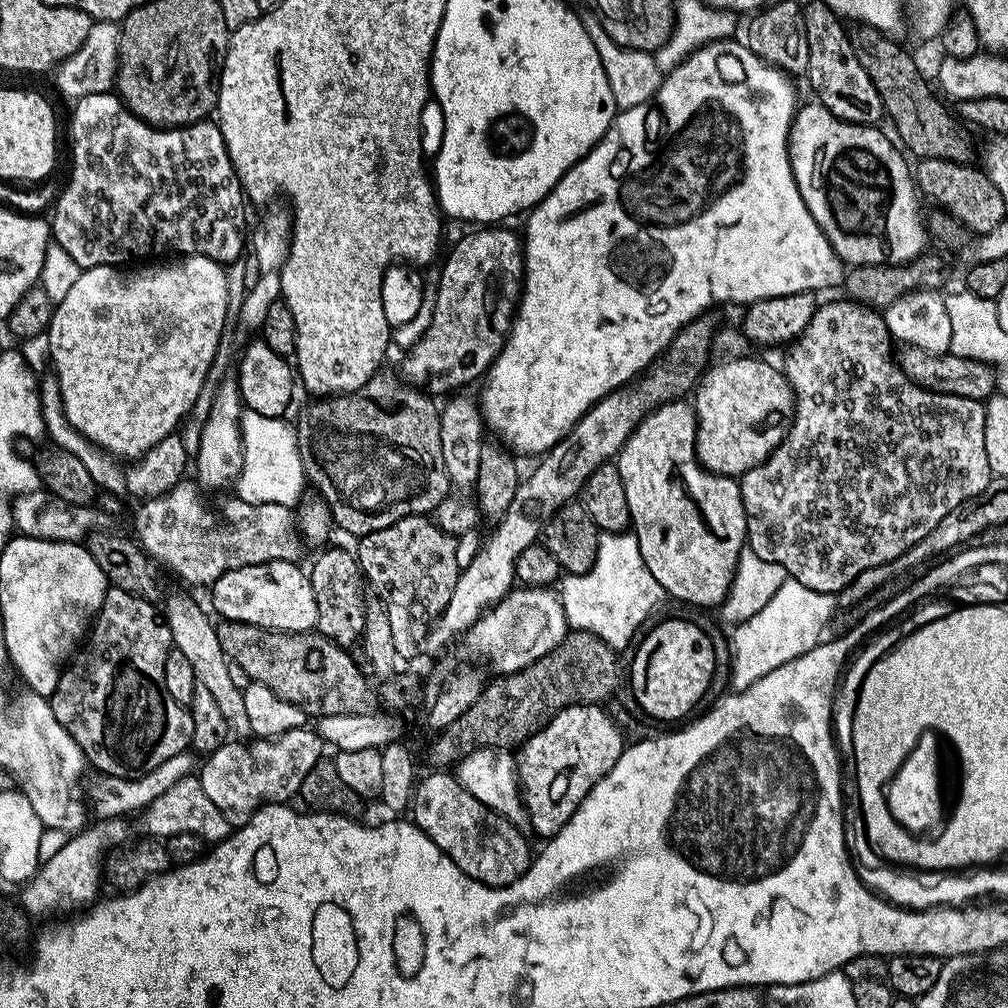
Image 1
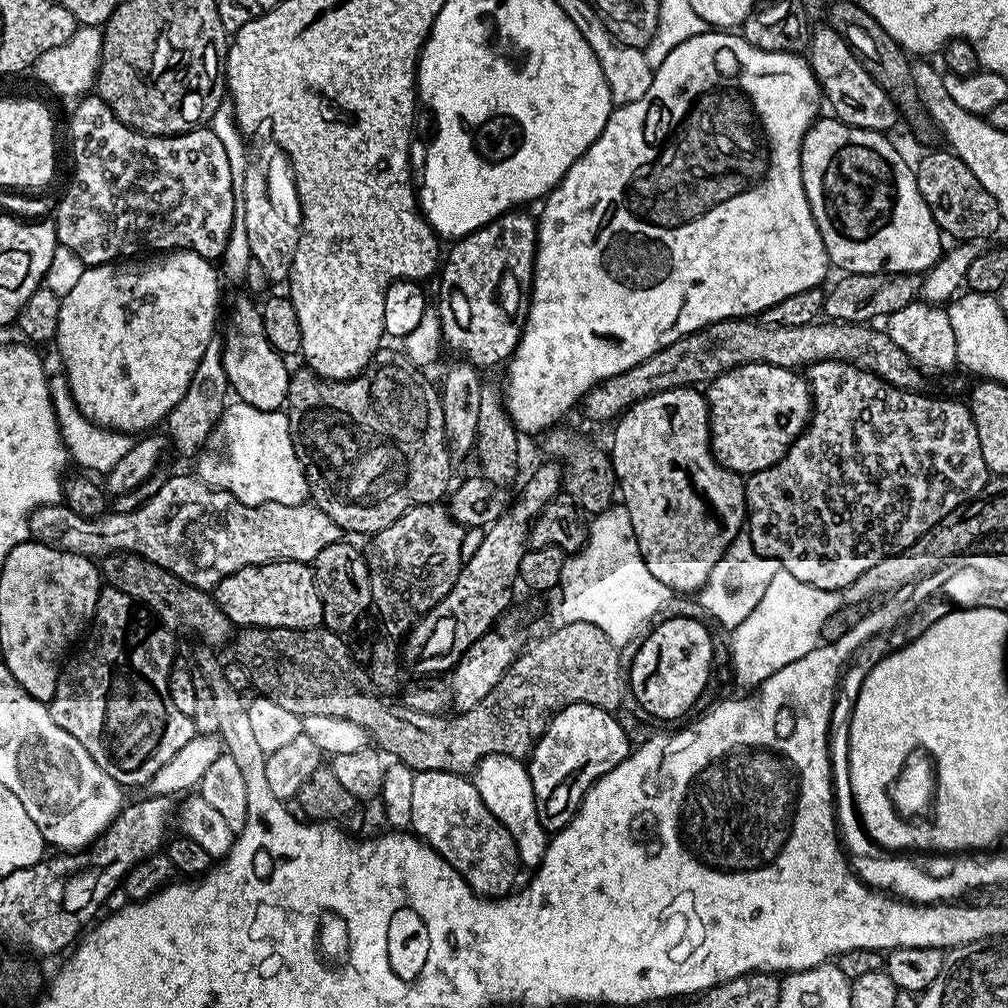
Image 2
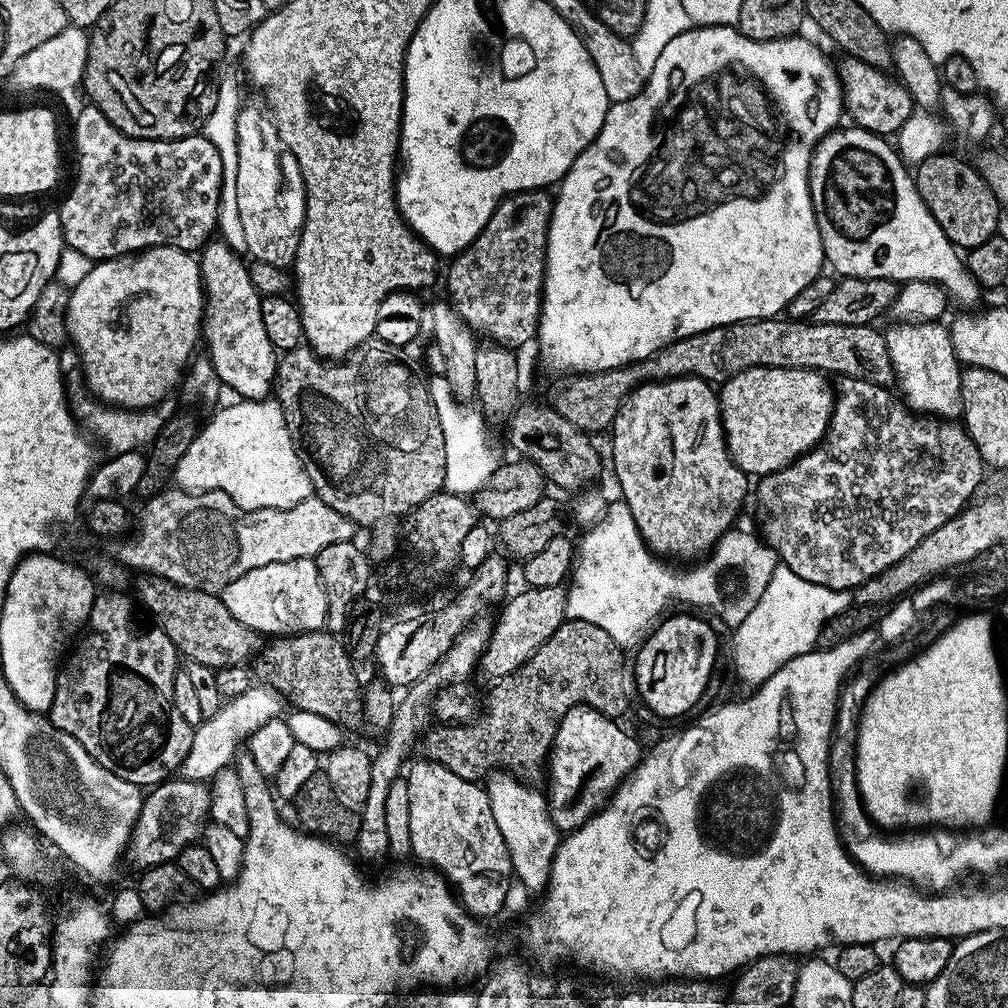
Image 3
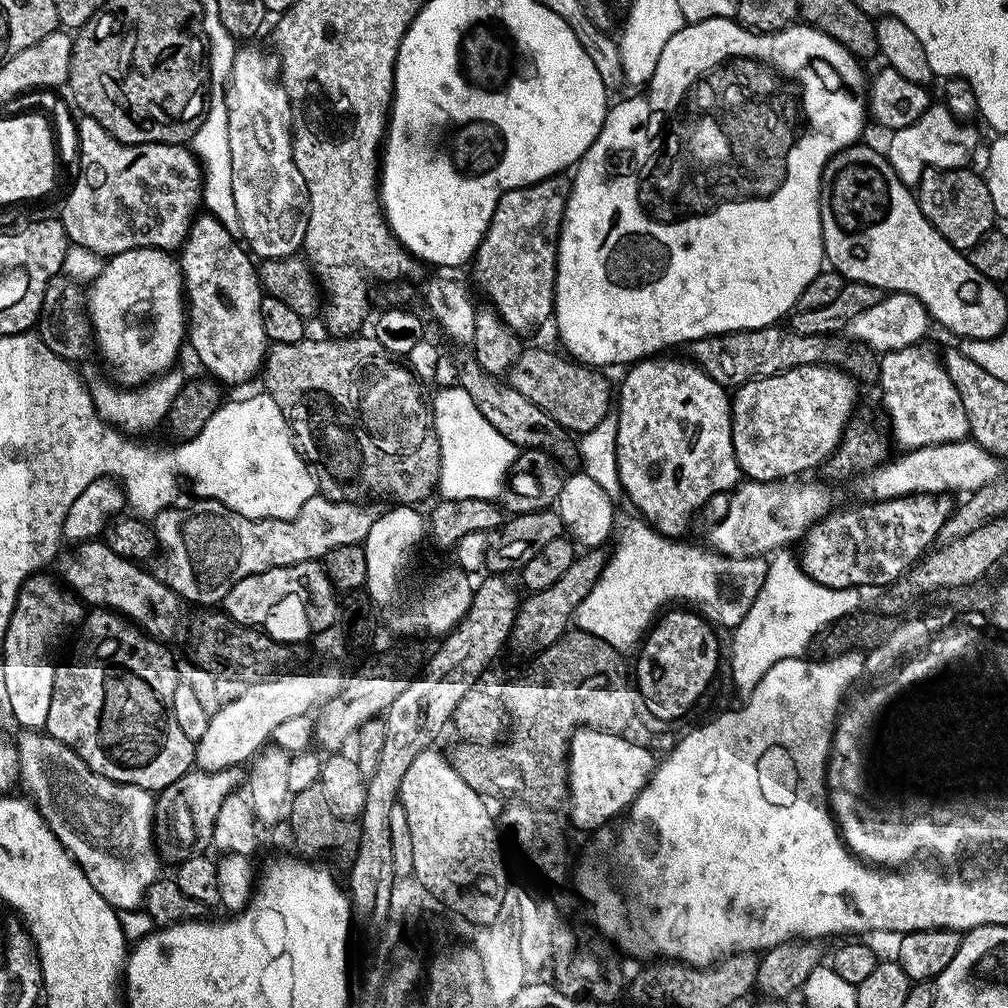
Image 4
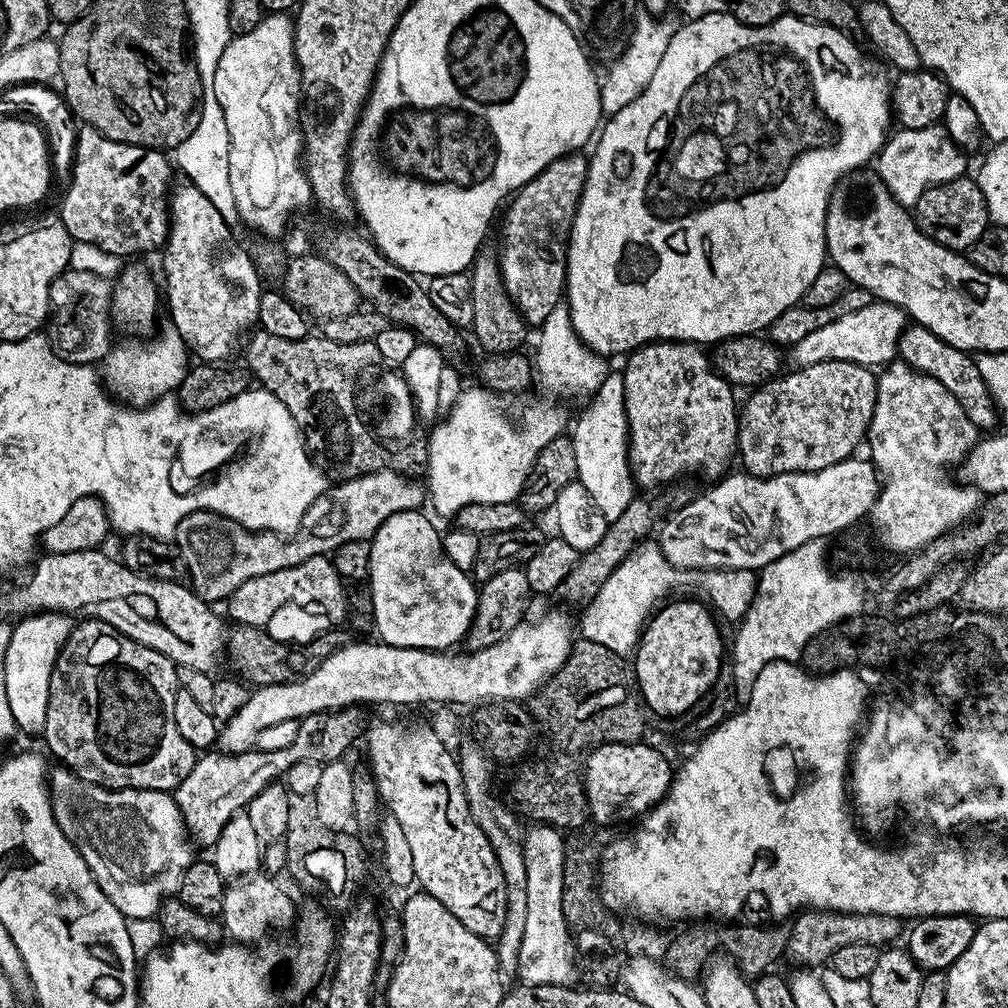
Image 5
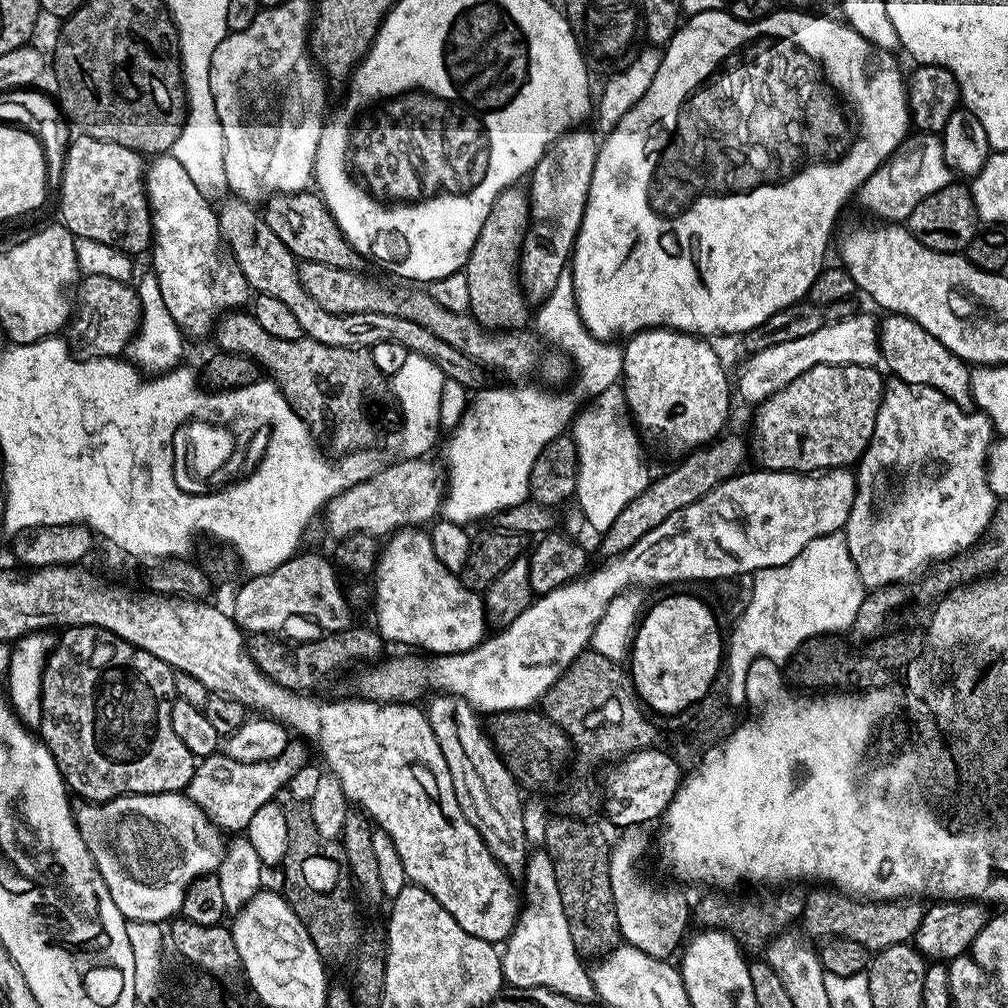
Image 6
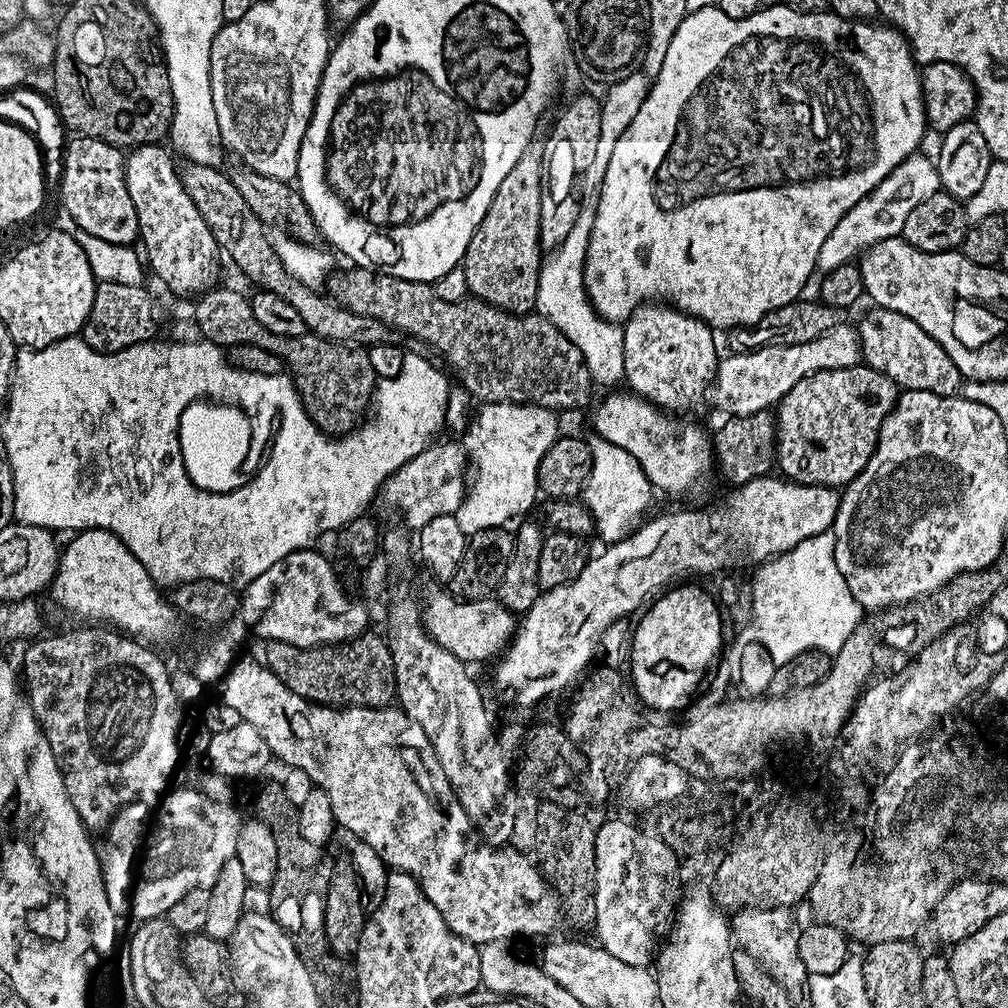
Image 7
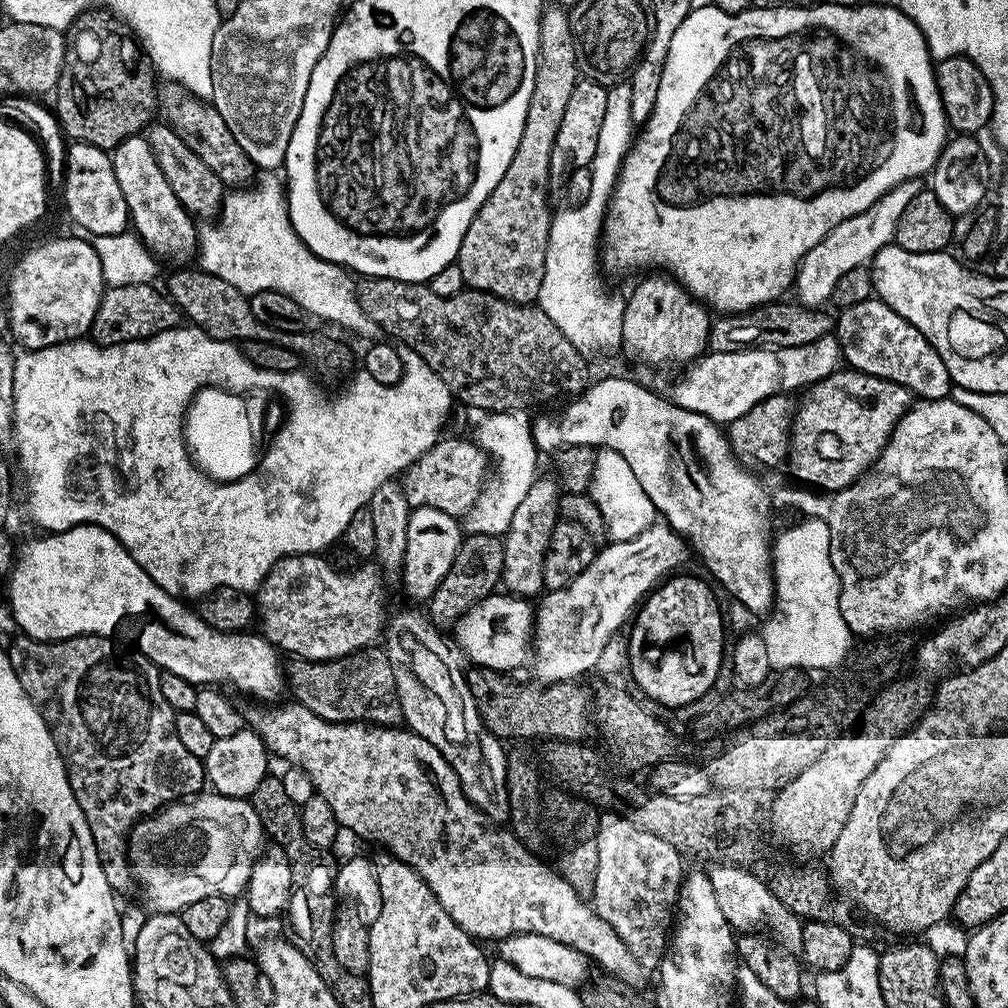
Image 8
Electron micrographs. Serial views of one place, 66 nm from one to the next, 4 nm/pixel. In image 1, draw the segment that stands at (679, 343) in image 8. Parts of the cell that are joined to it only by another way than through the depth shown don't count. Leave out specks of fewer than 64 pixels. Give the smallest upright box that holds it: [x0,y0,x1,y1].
[614,398,748,609]

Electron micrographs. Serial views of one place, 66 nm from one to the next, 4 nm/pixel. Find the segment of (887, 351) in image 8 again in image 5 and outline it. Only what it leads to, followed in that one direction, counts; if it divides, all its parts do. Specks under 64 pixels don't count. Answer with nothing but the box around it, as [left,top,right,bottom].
[898,326,998,430]

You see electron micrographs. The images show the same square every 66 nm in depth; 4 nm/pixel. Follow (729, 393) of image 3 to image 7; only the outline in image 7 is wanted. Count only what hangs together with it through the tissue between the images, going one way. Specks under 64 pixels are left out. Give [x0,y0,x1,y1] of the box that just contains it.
[775,362,898,488]

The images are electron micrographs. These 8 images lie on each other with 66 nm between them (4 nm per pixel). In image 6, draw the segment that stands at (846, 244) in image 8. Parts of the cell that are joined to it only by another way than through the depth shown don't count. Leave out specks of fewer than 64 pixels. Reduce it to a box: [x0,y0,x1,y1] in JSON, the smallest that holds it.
[858,133,954,223]

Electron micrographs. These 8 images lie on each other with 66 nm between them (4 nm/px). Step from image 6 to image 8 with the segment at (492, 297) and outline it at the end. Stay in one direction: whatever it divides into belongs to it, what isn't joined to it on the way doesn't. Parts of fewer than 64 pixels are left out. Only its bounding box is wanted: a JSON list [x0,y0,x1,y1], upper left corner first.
[454,6,577,304]

